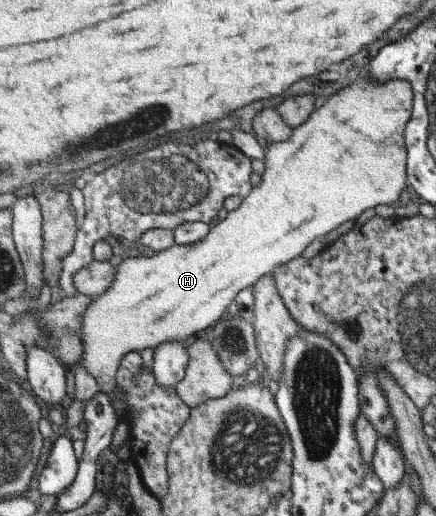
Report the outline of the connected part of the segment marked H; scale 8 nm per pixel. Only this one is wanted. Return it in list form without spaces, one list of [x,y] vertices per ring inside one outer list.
[[[368,72],[363,73],[363,79],[355,81],[353,85],[339,90],[339,93],[333,94],[328,98],[327,102],[320,108],[317,108],[311,117],[303,123],[303,125],[296,127],[291,135],[289,141],[272,142],[267,144],[267,151],[265,155],[266,169],[261,176],[261,181],[257,186],[251,190],[251,194],[245,197],[241,206],[234,211],[228,213],[224,220],[215,224],[210,233],[203,240],[191,245],[175,245],[170,249],[160,251],[158,253],[145,253],[143,256],[130,256],[117,266],[117,277],[111,283],[111,287],[103,293],[95,296],[96,301],[90,306],[88,313],[83,318],[83,346],[85,346],[85,353],[81,357],[81,361],[77,361],[76,365],[83,366],[83,368],[90,373],[96,380],[98,385],[109,393],[109,397],[113,399],[113,404],[117,410],[125,407],[125,403],[115,397],[115,383],[117,382],[117,372],[121,362],[125,359],[125,354],[131,351],[141,351],[141,349],[157,349],[165,342],[172,342],[173,340],[184,340],[187,337],[202,336],[207,327],[211,327],[215,321],[220,321],[227,316],[227,307],[230,303],[235,302],[235,297],[240,291],[247,288],[252,288],[256,285],[260,278],[265,275],[272,274],[275,265],[284,265],[292,261],[293,258],[299,257],[309,243],[316,240],[322,240],[327,233],[331,233],[333,229],[341,227],[343,223],[357,219],[361,213],[365,213],[367,209],[375,209],[377,205],[395,205],[398,203],[399,197],[403,190],[407,188],[408,179],[408,151],[407,142],[405,142],[405,131],[407,130],[409,120],[413,117],[415,90],[413,84],[407,78],[395,78],[383,84],[375,84],[369,76]]]

